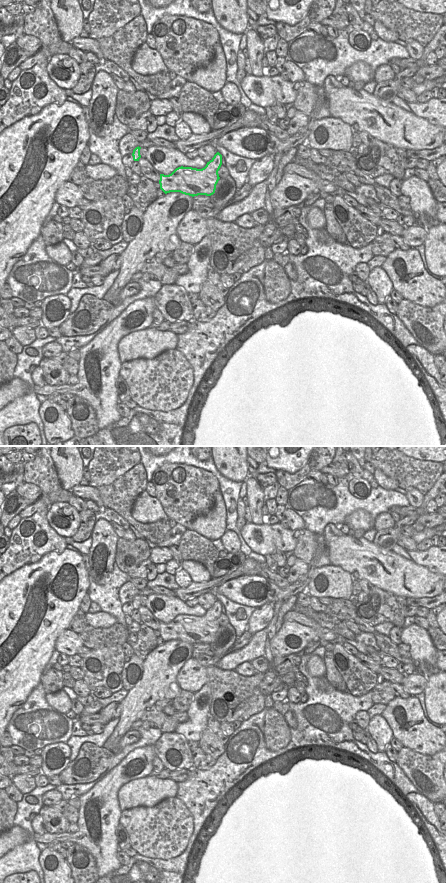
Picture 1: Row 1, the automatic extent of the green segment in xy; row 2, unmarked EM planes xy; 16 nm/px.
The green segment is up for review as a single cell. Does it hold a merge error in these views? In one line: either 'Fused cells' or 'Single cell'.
Single cell

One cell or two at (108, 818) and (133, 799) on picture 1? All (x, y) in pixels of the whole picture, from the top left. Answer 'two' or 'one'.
two

